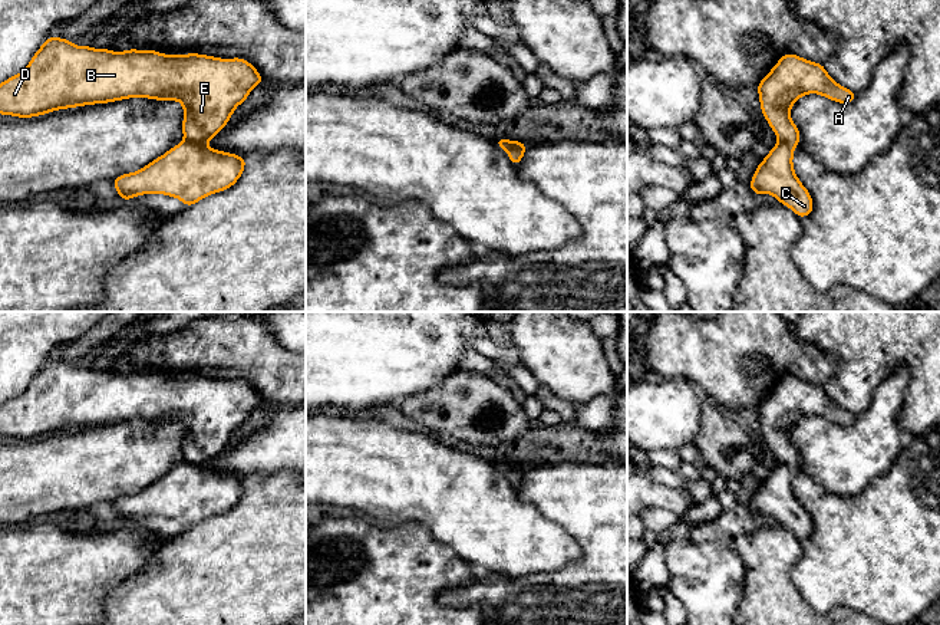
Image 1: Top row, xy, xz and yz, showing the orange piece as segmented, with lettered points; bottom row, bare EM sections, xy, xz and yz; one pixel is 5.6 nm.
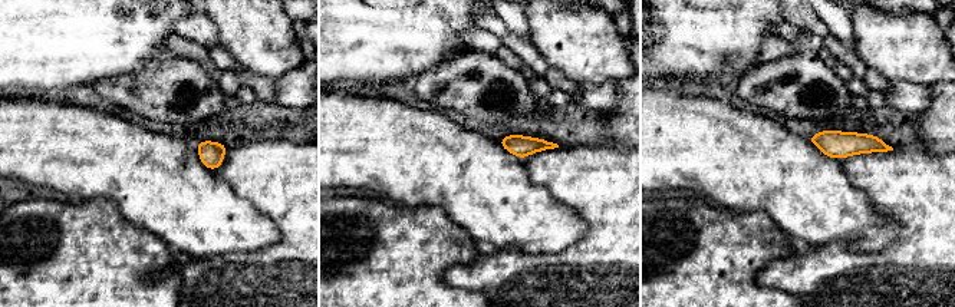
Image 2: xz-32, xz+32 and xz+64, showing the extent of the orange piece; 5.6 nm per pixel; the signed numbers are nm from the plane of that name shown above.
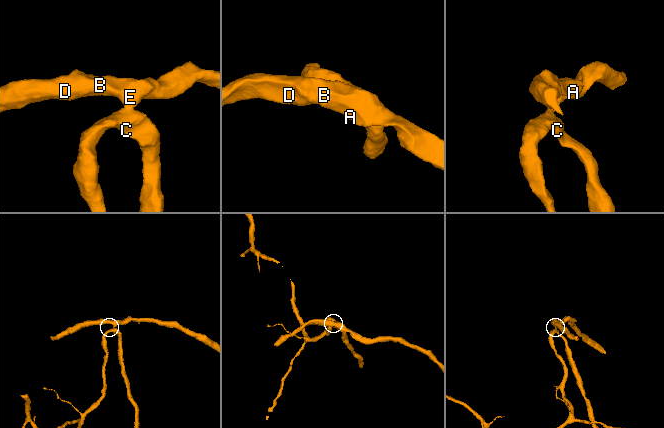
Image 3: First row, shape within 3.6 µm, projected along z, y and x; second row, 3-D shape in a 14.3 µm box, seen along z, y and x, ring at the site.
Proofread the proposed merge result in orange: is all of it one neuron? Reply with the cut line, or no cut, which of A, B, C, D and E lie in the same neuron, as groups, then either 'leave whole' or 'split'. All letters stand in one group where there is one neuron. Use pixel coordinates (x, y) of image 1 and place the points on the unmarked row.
cut xz (527, 467), (515, 467), (508, 474); groups A B D E / C; split

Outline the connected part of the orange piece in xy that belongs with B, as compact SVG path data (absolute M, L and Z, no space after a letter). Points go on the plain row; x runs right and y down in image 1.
M49 358L19 397L0 405L0 437L33 440L59 431L109 425L138 418L155 422L178 422L184 430L184 460L191 466L199 467L208 464L222 453L230 444L235 430L241 427L248 420L250 414L261 404L264 404L264 401L258 392L248 382L241 379L225 382L222 379L199 375L164 376L152 371L113 374L109 371L76 368L72 362Z

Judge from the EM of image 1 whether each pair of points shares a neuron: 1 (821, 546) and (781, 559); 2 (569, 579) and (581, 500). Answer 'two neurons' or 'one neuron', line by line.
1: two neurons
2: one neuron

